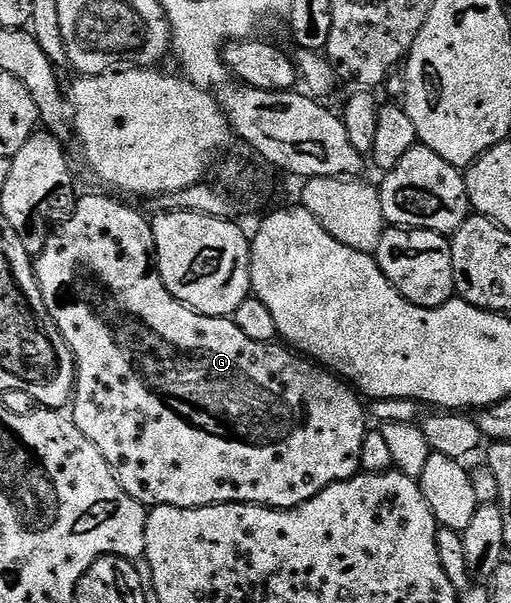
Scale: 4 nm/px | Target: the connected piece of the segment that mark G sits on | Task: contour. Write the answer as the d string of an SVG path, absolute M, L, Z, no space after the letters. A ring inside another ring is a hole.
M82 194L77 200L77 206L73 208L73 214L50 234L49 239L45 242L45 248L42 249L40 255L36 256L35 259L39 293L43 293L43 305L47 305L47 313L55 321L57 328L63 333L63 337L67 341L67 345L73 354L73 359L77 362L77 385L73 388L71 417L75 421L75 425L79 425L79 433L83 433L83 437L87 437L87 441L91 441L91 445L95 445L95 449L99 449L99 453L103 453L103 457L107 461L111 473L119 481L119 485L123 490L125 490L132 499L144 503L146 508L149 509L155 507L212 507L215 503L252 503L255 507L288 509L290 507L297 507L301 503L306 503L307 500L315 497L320 491L330 487L331 484L342 483L343 481L352 479L354 475L358 474L358 472L361 471L363 437L367 430L367 424L365 424L367 407L364 407L364 405L360 403L362 400L359 398L358 392L354 390L348 382L338 378L334 372L310 361L308 358L302 357L298 352L290 349L288 346L282 345L277 341L272 343L251 341L251 337L246 337L243 329L239 329L239 325L235 325L232 318L219 315L201 315L197 311L192 311L192 309L185 306L185 304L180 303L167 289L167 285L163 285L161 274L157 272L156 257L157 246L155 245L155 237L153 236L153 225L148 218L145 220L135 208L128 207L127 204L120 203L119 200L112 199L109 195Z

